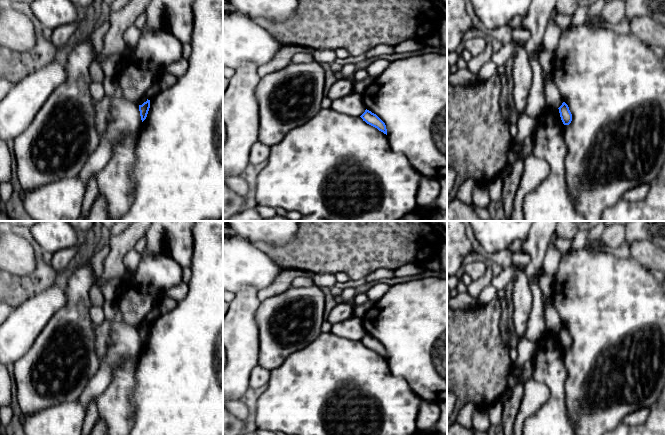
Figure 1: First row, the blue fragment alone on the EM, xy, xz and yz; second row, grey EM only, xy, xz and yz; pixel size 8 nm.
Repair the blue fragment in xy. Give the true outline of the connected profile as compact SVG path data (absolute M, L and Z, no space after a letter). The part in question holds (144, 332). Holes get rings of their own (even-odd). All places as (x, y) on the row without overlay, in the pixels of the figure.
M148 323L142 329L139 329L139 335L140 335L140 340L141 340L142 346L146 343L149 332L150 332L150 324L148 324Z

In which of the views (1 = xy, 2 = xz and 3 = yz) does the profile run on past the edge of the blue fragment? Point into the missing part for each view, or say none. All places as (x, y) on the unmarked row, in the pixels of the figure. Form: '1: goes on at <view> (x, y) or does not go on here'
1: does not go on here
2: does not go on here
3: does not go on here

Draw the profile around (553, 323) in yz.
M553 295L549 297L543 297L544 304L544 318L545 326L548 332L556 333L559 332L562 327L562 321L560 319L560 314L553 302Z

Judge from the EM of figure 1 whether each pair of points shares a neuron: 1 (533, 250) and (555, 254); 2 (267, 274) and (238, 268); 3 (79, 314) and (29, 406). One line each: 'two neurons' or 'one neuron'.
1: two neurons
2: one neuron
3: one neuron

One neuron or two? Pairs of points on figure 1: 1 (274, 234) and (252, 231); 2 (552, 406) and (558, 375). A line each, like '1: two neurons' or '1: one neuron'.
1: one neuron
2: one neuron

